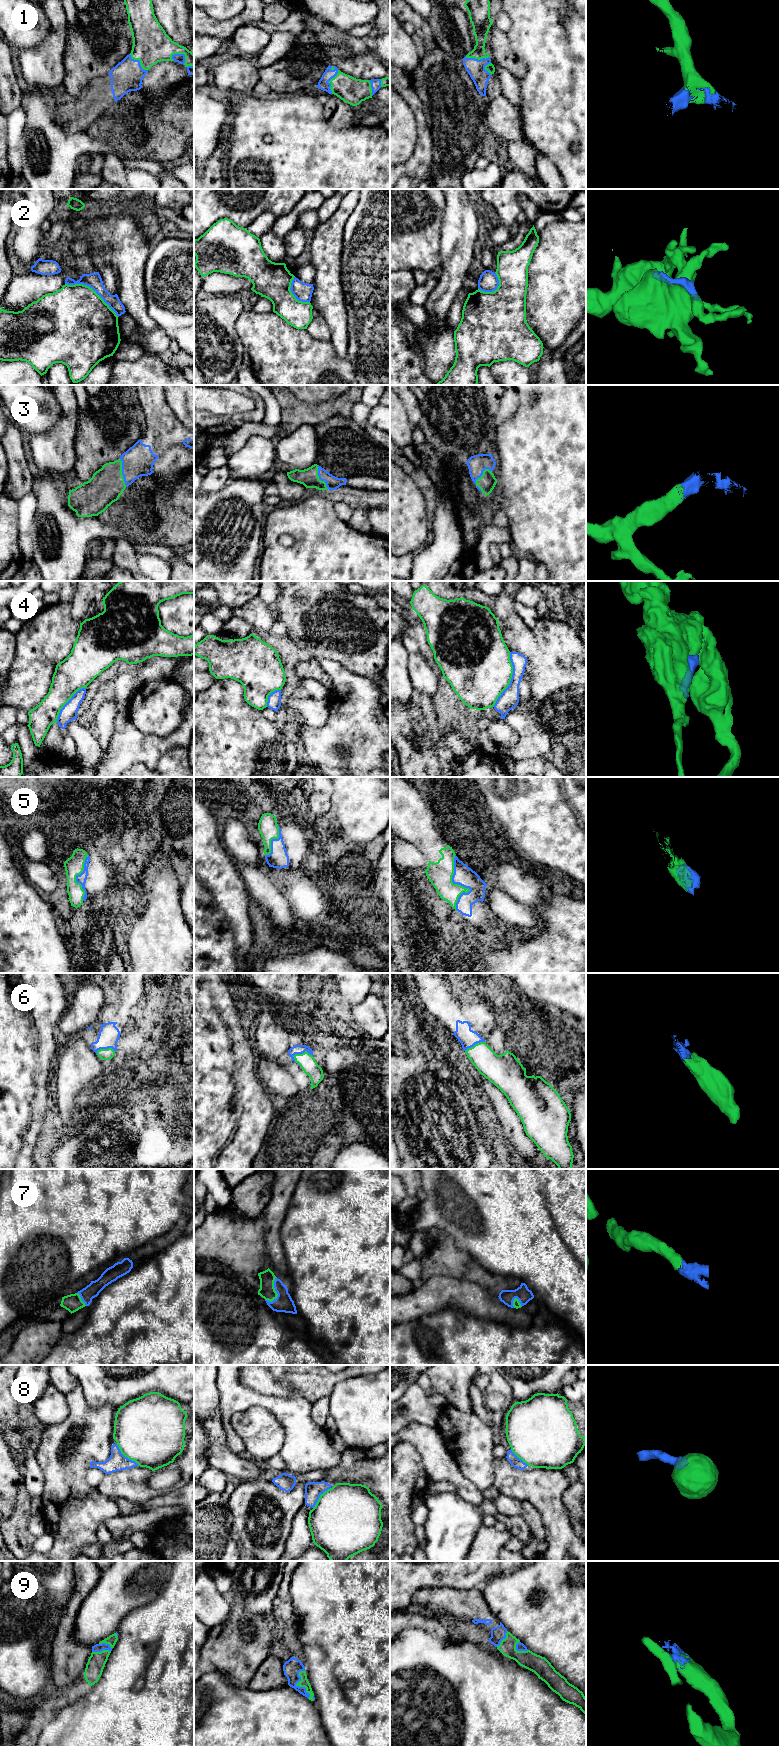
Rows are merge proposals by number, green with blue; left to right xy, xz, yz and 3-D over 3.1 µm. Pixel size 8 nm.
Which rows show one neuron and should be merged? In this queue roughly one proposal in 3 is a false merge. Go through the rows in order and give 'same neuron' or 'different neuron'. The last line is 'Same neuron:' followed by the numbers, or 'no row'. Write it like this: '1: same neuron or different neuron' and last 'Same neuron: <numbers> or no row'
1: same neuron
2: different neuron
3: same neuron
4: different neuron
5: same neuron
6: same neuron
7: same neuron
8: same neuron
9: same neuron
Same neuron: 1, 3, 5, 6, 7, 8, 9

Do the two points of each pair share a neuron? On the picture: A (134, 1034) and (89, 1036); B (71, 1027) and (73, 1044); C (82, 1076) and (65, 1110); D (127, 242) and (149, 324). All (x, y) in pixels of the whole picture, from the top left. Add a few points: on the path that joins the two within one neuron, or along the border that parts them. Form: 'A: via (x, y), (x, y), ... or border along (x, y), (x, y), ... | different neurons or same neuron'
A: border along (134, 1012), (132, 1026), (116, 1047) | different neurons
B: border along (81, 1032), (77, 1032), (61, 1041) | different neurons
C: via (74, 1084), (66, 1092), (65, 1102) | same neuron
D: via (128, 262), (130, 289), (135, 304) | same neuron

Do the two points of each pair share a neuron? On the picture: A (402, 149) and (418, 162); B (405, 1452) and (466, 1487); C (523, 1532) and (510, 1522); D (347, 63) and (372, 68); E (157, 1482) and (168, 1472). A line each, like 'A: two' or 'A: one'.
A: two
B: two
C: one
D: one
E: one

